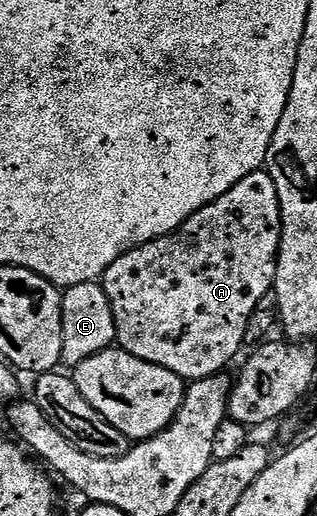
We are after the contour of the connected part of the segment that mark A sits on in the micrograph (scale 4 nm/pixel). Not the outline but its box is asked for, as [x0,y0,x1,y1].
[102,171,280,382]

